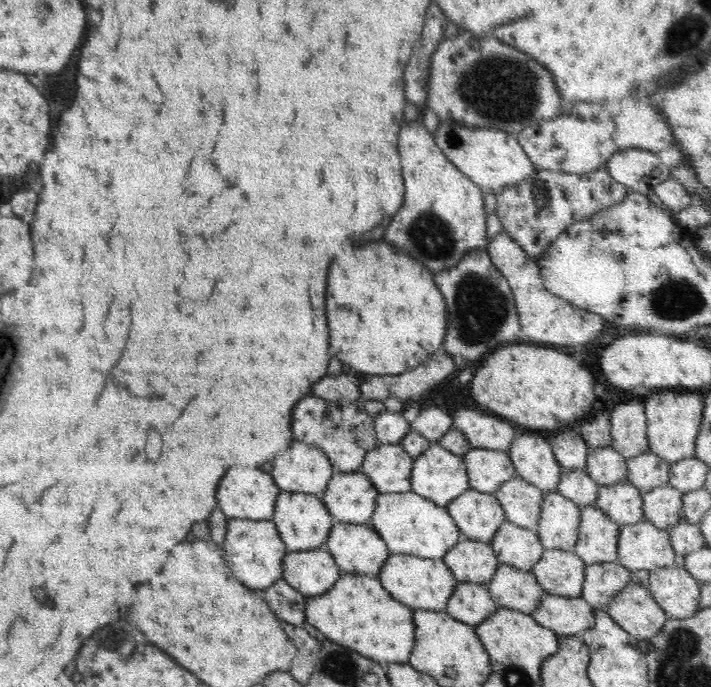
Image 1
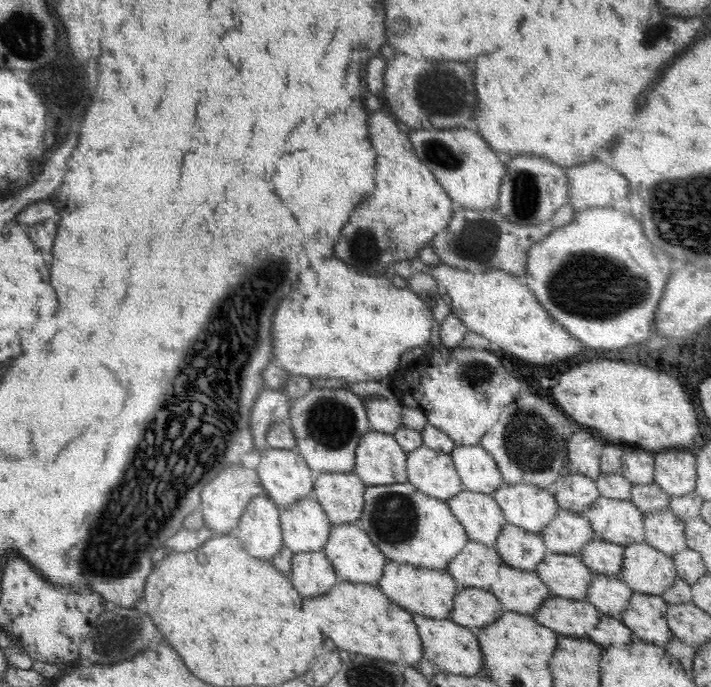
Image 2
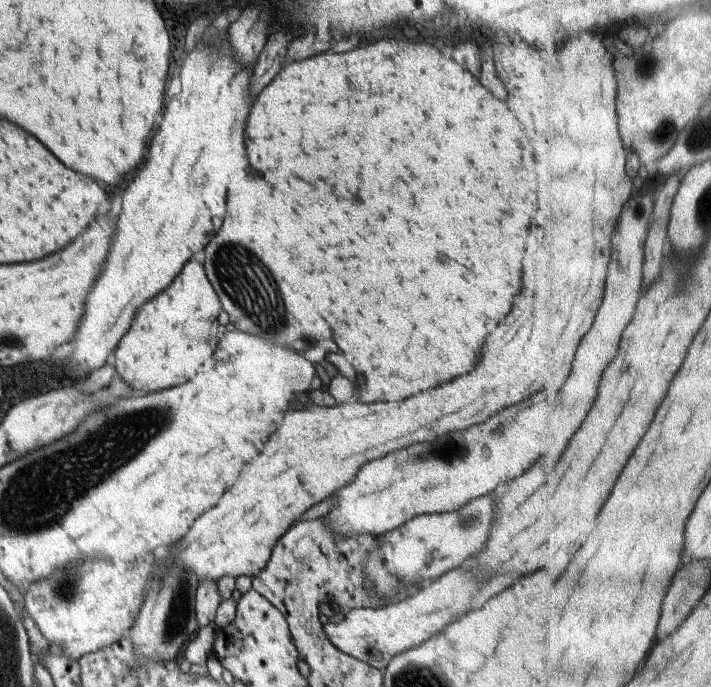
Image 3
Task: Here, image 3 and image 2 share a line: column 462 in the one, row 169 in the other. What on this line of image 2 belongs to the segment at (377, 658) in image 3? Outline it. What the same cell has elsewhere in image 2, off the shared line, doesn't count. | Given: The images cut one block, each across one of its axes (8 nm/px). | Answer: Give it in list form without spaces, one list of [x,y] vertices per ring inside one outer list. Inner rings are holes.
[[[592,158],[572,167],[564,167],[568,177],[568,196],[572,210],[596,207],[628,208],[631,187],[629,180]]]

